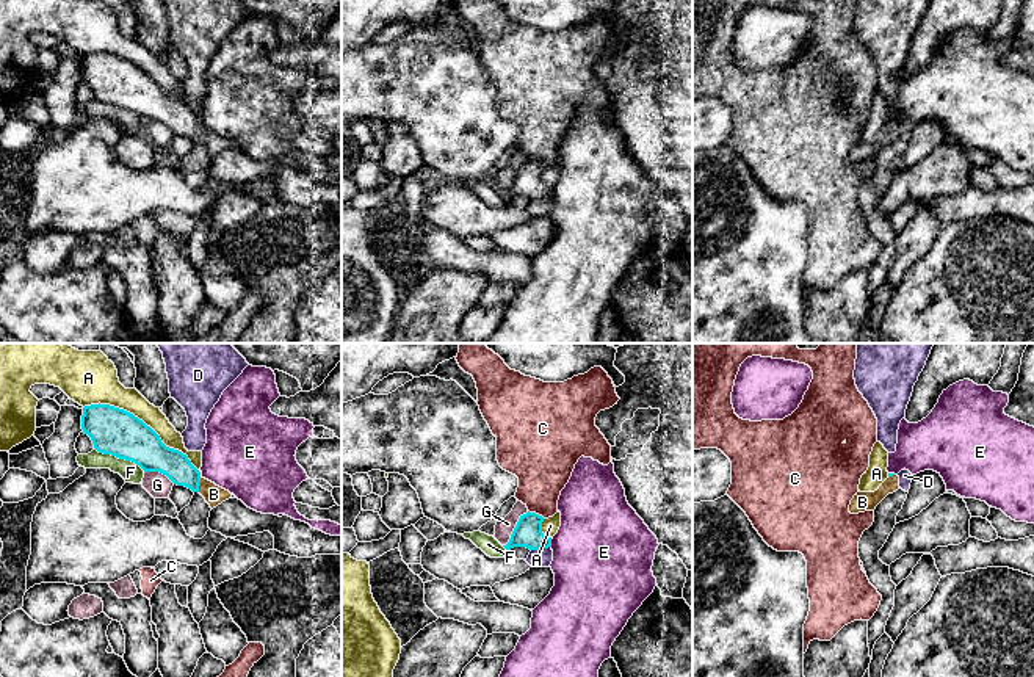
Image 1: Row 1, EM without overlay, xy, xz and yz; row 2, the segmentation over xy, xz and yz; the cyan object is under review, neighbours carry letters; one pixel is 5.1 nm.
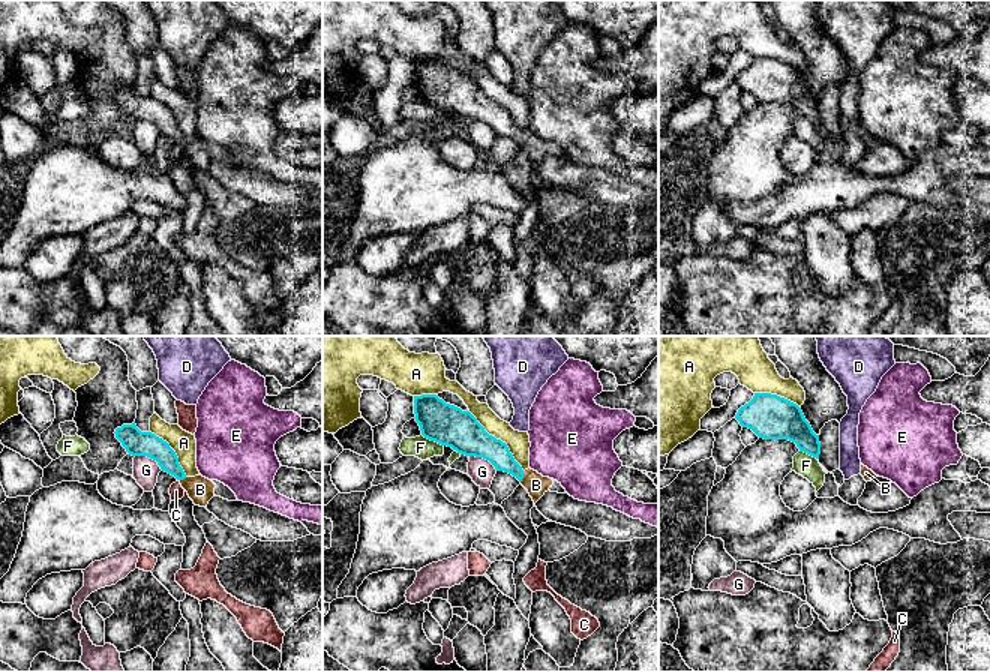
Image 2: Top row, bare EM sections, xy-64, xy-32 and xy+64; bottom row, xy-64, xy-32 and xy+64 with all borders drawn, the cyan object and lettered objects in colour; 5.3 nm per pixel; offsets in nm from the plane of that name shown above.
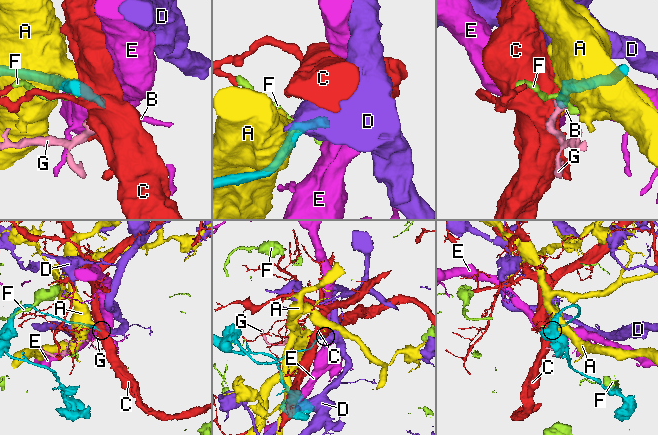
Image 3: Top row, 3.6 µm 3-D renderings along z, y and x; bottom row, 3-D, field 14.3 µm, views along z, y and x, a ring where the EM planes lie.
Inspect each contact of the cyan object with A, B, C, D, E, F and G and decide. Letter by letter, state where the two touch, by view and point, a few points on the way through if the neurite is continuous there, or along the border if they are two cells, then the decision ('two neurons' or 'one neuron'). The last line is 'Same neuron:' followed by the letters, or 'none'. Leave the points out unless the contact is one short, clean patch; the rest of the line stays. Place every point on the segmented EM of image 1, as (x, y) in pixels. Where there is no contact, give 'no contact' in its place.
A: meets cyan in xy at (144, 423); two neurons
B: meets cyan in xy at (199, 483); runs through xy (174, 464), (199, 483), (213, 494); one neuron
C: meets cyan in xz at (535, 513); border along xz (528, 510), (544, 517); two neurons
D: meets cyan in xz at (541, 547); border along xz (550, 546), (531, 550); two neurons
E: meets cyan in xz at (550, 543); border along xz (550, 539), (552, 546); two neurons
F: meets cyan in xy at (121, 458); two neurons
G: meets cyan in xz at (514, 528); border along xz (528, 511), (519, 519), (511, 538), (503, 546); two neurons
Same neuron: B

